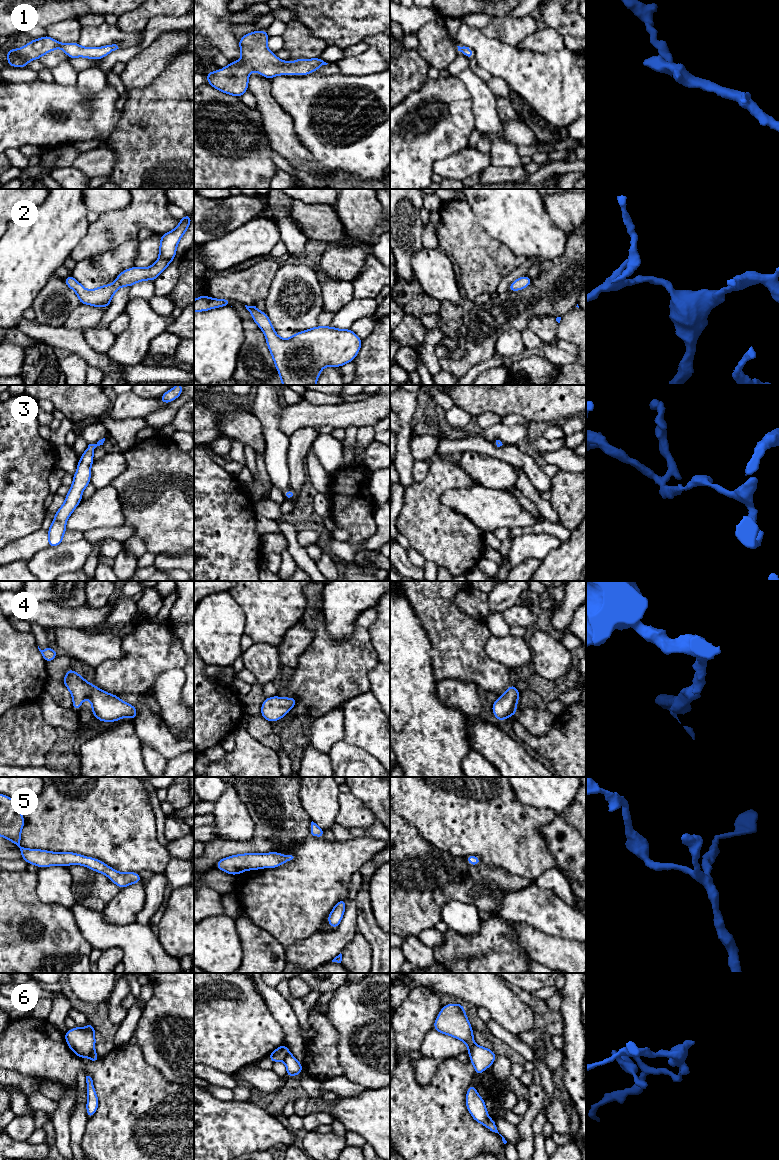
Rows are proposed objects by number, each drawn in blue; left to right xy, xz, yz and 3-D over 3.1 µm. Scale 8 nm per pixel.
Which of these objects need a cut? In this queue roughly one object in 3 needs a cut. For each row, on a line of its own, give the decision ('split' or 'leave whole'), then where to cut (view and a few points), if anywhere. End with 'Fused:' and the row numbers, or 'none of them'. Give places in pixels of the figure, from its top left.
1: leave whole | no cut
2: leave whole | no cut
3: leave whole | no cut
4: leave whole | no cut
5: leave whole | no cut
6: split | yz (475, 1044), (469, 1053)
Fused: 6

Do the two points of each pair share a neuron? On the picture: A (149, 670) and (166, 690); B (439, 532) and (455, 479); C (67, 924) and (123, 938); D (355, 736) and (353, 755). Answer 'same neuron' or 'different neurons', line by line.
A: different neurons
B: same neuron
C: different neurons
D: different neurons

